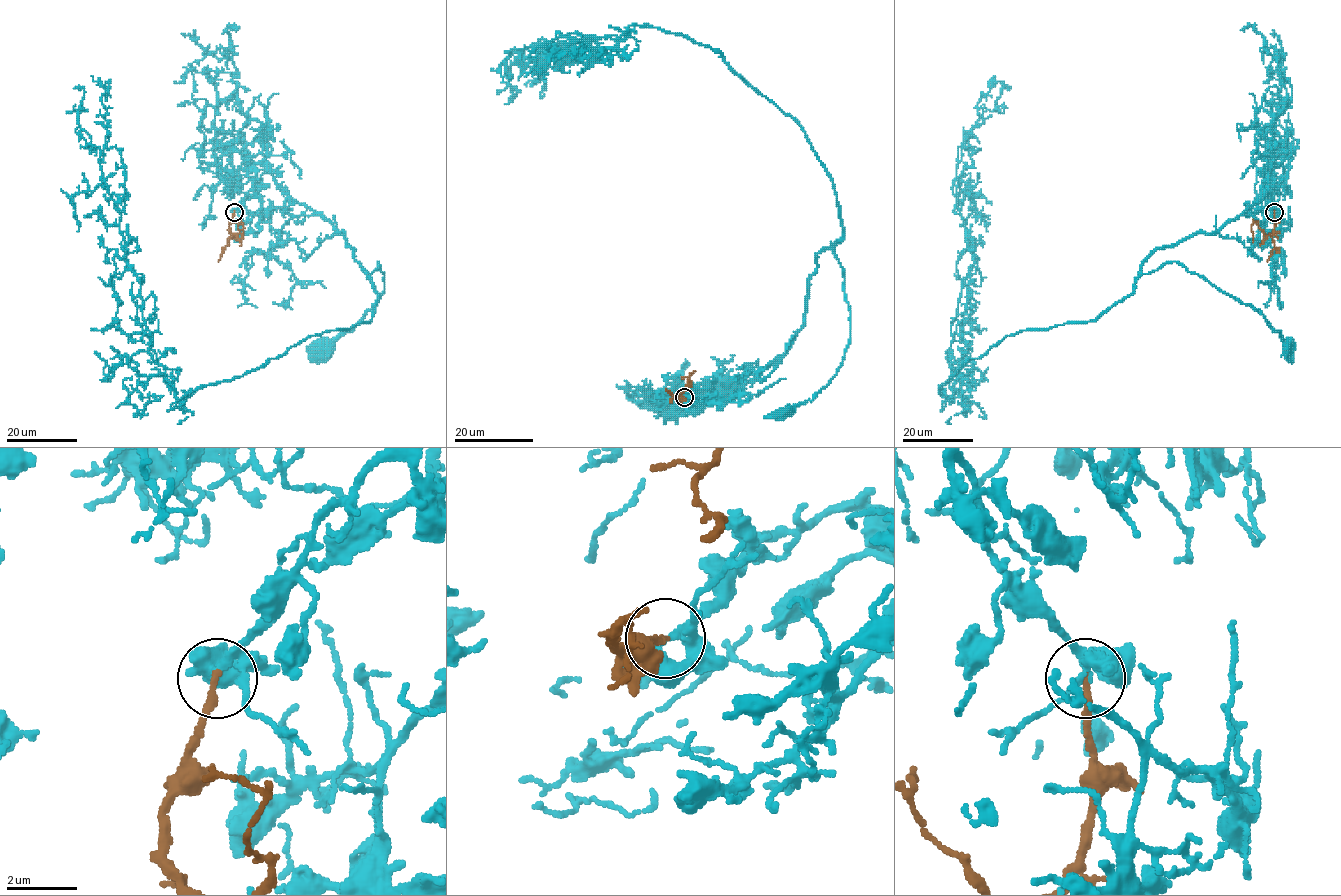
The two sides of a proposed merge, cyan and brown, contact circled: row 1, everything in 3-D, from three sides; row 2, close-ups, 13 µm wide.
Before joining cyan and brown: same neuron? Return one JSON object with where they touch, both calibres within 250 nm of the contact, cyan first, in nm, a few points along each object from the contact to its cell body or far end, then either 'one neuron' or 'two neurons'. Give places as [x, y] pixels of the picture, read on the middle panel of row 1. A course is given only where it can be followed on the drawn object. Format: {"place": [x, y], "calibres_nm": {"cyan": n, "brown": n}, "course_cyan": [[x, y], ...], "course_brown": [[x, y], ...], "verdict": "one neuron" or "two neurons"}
{"place": [684, 397], "calibres_nm": {"cyan": 320, "brown": 190}, "course_cyan": [[684, 397], [702, 382], [738, 390], [779, 360], [831, 249], [849, 345], [831, 381], [783, 412]], "course_brown": [[684, 397], [678, 397], [690, 384], [687, 379], [694, 371], [691, 372]], "verdict": "one neuron"}

